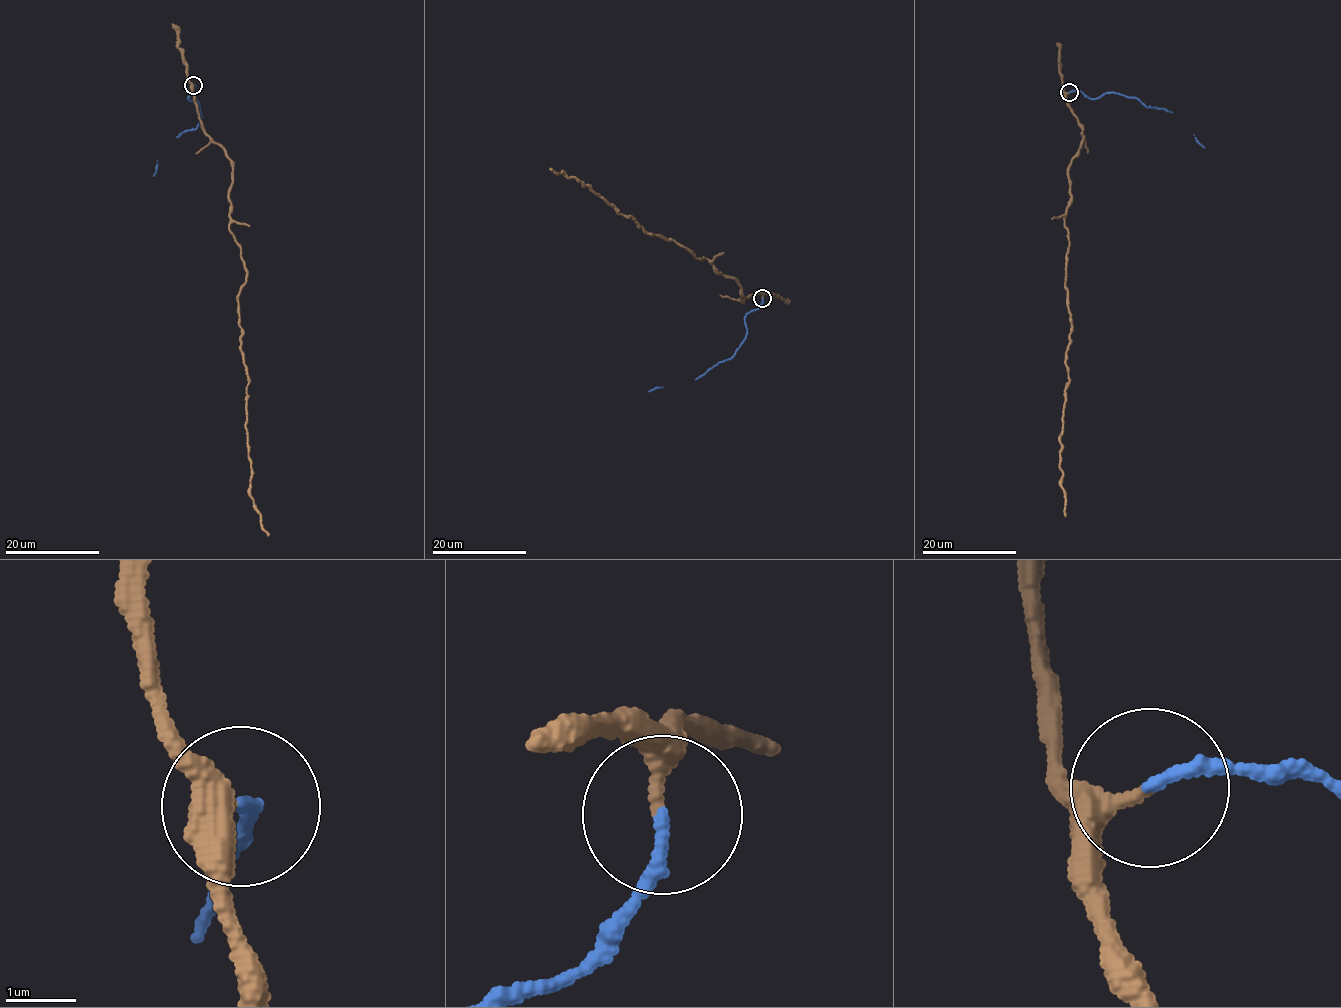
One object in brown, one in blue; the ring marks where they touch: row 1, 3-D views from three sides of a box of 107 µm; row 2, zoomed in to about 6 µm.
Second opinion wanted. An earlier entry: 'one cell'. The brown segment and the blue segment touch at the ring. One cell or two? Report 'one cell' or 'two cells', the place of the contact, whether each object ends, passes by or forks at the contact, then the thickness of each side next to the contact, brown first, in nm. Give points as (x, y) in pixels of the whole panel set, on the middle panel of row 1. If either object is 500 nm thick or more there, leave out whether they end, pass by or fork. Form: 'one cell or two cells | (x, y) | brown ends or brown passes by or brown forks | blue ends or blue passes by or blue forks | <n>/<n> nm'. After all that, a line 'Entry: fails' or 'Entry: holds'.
one cell | (762, 298) | brown passes by | blue ends | 240/170 nm
Entry: holds

